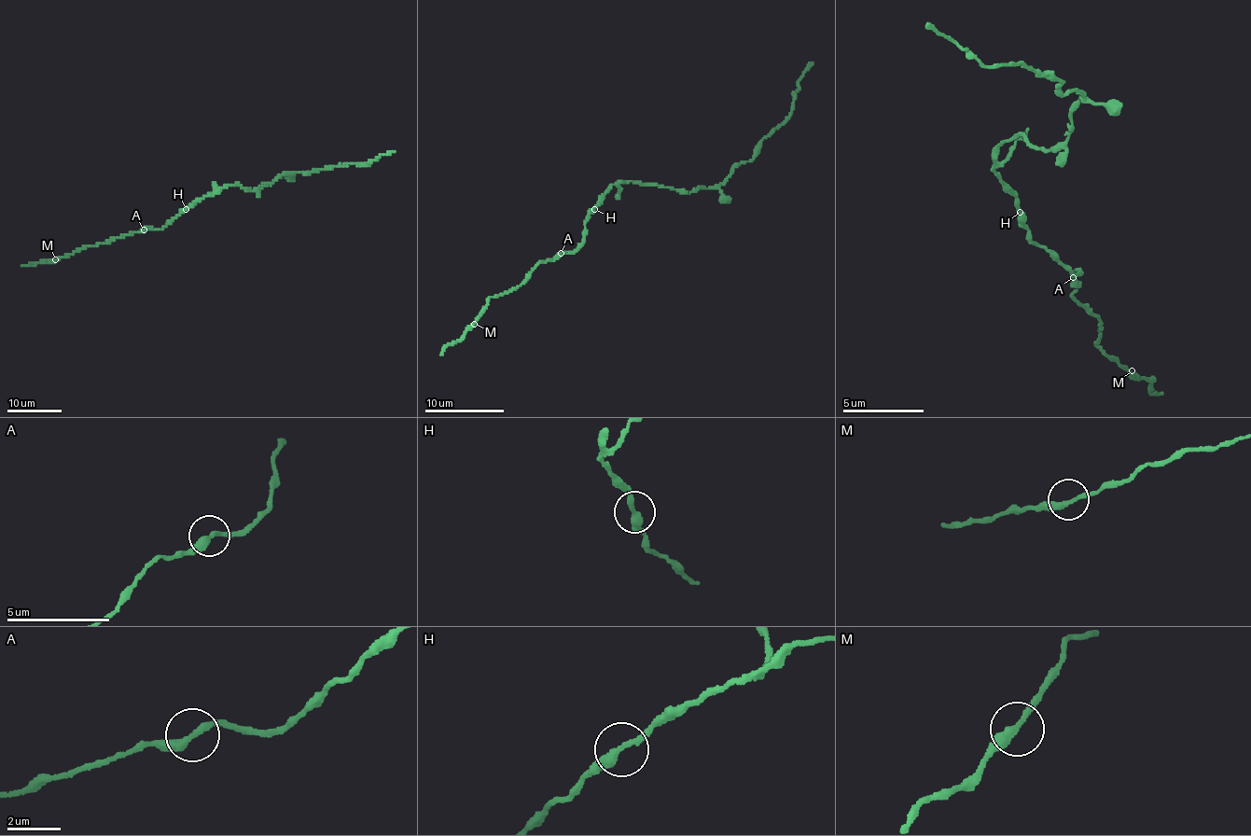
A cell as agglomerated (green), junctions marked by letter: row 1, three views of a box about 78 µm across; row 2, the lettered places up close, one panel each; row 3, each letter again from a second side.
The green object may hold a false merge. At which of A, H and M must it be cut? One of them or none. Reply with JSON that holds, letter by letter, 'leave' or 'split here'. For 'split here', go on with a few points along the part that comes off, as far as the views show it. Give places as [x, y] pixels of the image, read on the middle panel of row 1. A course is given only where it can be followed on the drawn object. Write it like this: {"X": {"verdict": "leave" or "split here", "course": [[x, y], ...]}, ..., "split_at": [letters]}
{"A": {"verdict": "leave"}, "H": {"verdict": "leave"}, "M": {"verdict": "leave"}, "split_at": []}

